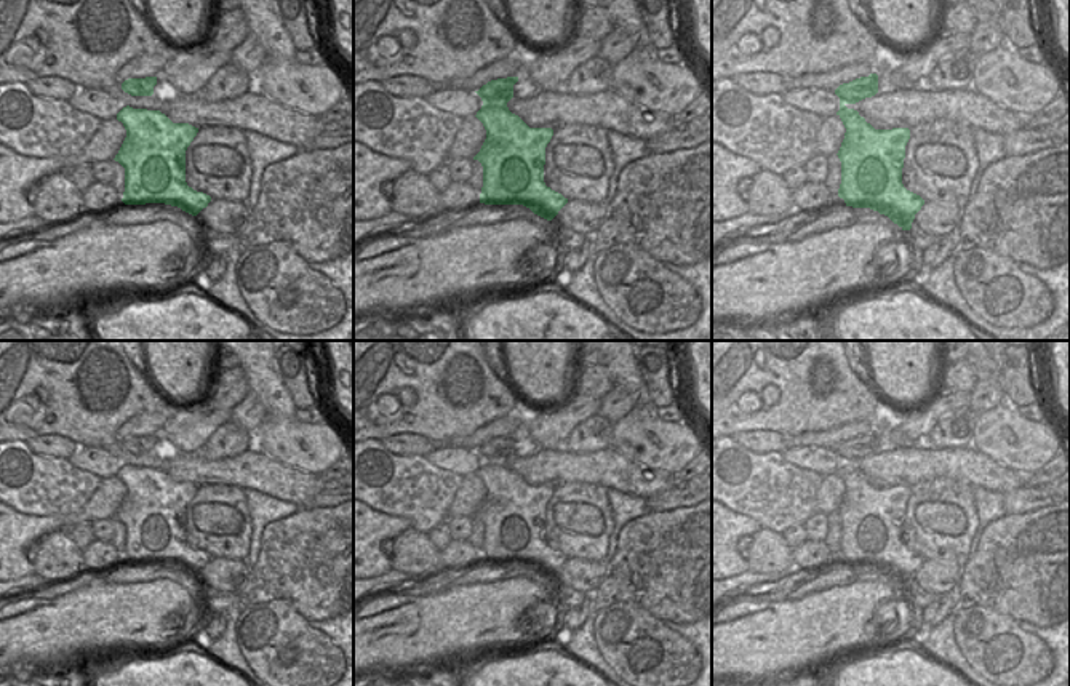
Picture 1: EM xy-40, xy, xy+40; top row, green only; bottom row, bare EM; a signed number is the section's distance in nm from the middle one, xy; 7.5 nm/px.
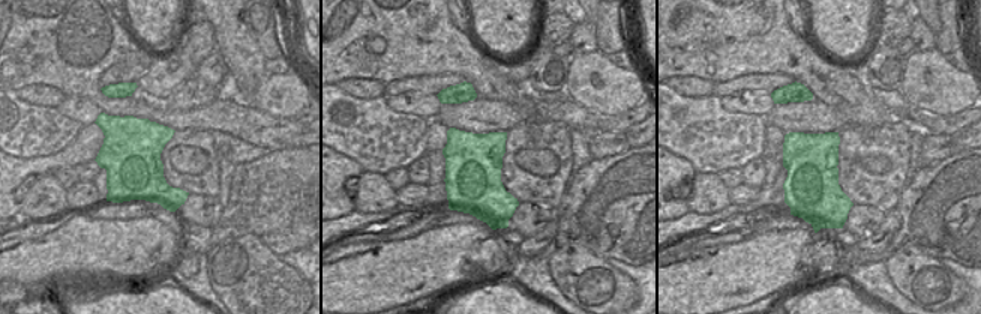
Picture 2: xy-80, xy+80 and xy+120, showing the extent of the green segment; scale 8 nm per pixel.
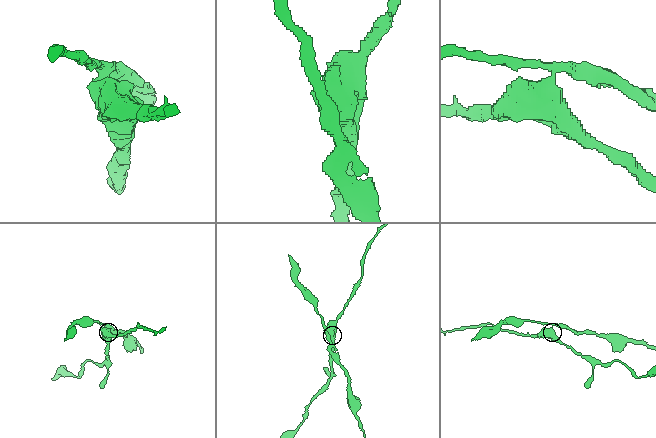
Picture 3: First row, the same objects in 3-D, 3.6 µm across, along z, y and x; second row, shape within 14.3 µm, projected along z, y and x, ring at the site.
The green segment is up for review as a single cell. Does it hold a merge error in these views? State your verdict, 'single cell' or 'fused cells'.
fused cells

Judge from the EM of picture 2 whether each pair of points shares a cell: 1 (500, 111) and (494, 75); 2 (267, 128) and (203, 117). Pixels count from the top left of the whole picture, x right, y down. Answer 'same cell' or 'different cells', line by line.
1: different cells
2: same cell

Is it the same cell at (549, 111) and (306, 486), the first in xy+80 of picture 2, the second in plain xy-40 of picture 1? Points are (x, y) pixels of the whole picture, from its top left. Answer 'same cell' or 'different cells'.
same cell

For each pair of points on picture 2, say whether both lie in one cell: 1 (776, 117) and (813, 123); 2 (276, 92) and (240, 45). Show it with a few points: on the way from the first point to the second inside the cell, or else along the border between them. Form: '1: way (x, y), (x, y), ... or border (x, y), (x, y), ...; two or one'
1: way (785, 117), (804, 117); one
2: border (266, 72), (254, 92), (254, 102), (251, 105); two

